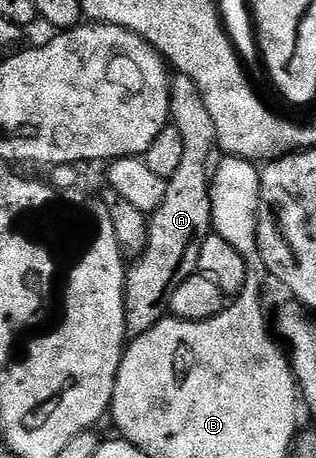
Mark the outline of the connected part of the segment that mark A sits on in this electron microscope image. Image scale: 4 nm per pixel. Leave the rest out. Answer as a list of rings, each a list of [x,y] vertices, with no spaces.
[[[174,74],[169,80],[169,118],[171,126],[179,129],[183,140],[183,158],[179,164],[179,170],[175,177],[167,180],[167,197],[163,197],[163,205],[149,216],[149,236],[147,237],[147,249],[126,270],[125,273],[125,334],[136,337],[147,333],[166,318],[171,293],[187,281],[197,271],[199,261],[199,249],[203,249],[203,241],[211,233],[212,213],[211,197],[209,196],[209,180],[211,178],[211,162],[213,151],[217,147],[217,134],[215,133],[215,121],[211,121],[211,112],[203,102],[203,93],[199,93],[199,85],[191,81],[191,77]]]

